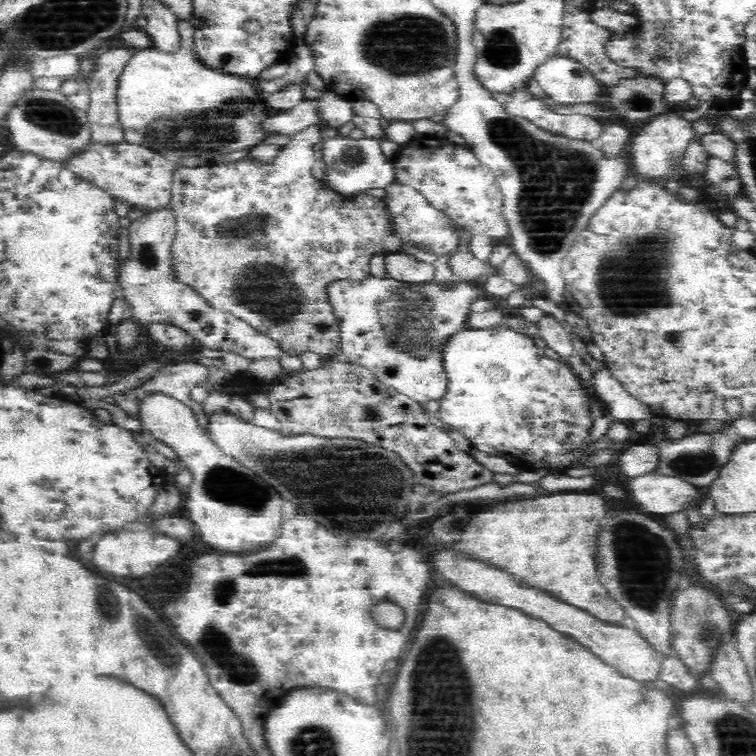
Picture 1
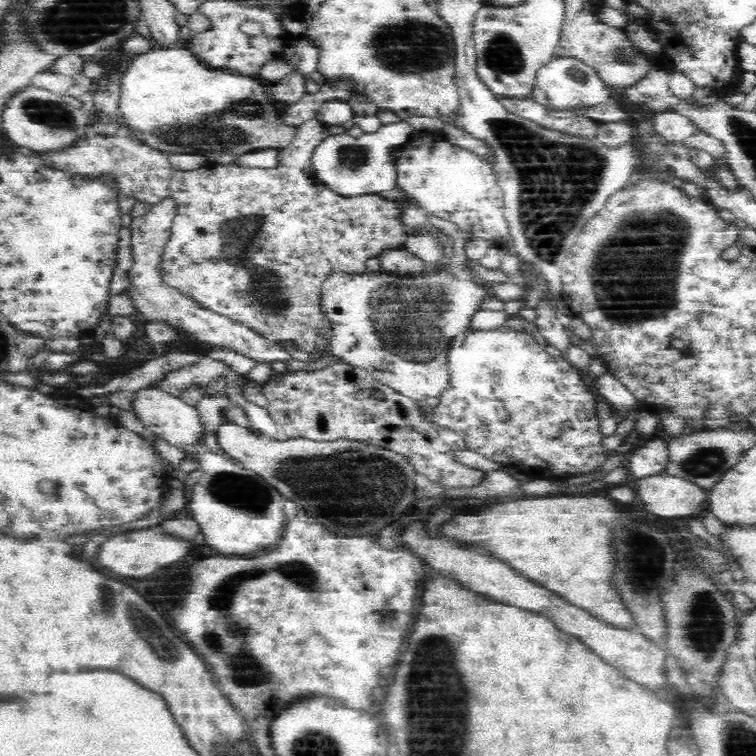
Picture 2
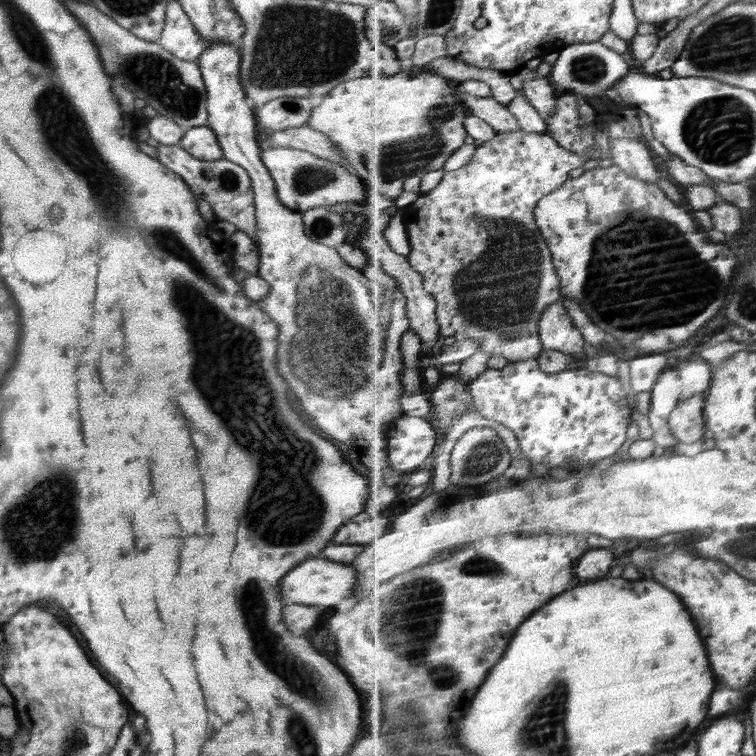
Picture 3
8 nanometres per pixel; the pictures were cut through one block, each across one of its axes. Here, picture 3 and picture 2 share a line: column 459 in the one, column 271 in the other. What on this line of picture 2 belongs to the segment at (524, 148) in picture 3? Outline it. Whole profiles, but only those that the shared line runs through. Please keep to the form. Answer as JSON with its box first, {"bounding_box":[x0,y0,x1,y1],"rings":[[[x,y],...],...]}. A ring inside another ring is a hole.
{"bounding_box":[157,152,407,355],"rings":[[[296,152],[296,154],[280,154],[280,168],[266,170],[261,168],[238,168],[231,163],[214,161],[198,170],[190,172],[173,172],[168,185],[168,194],[178,201],[178,214],[172,219],[168,238],[157,262],[157,276],[159,282],[165,288],[175,290],[179,296],[186,298],[194,305],[204,310],[209,310],[229,318],[236,323],[242,323],[252,328],[256,333],[266,339],[280,343],[290,341],[294,343],[298,351],[314,355],[325,353],[328,350],[328,334],[330,329],[324,323],[317,308],[319,290],[330,271],[363,271],[366,269],[365,261],[374,258],[378,253],[387,248],[402,246],[407,237],[406,225],[404,225],[404,209],[400,202],[388,200],[380,195],[367,195],[356,197],[344,197],[327,188],[308,172],[309,158],[312,154]]]}

